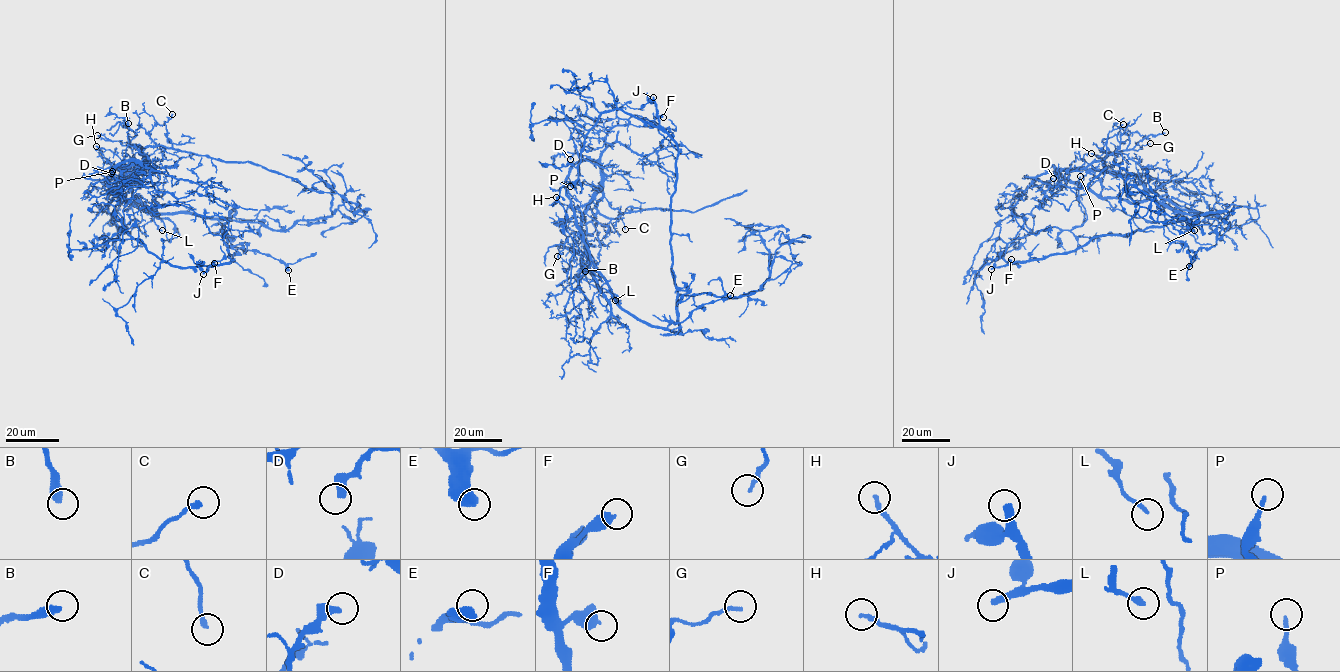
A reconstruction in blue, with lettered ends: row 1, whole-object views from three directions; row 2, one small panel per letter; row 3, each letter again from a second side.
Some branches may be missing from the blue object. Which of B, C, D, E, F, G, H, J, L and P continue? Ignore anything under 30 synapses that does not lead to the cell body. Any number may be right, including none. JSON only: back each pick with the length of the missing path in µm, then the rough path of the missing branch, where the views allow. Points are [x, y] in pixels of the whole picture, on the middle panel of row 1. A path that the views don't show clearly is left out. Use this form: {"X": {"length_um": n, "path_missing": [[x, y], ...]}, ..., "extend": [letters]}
{"B": {"length_um": 35, "path_missing": [[585, 271], [587, 291], [599, 301], [600, 312], [606, 317], [604, 327], [610, 331]]}, "D": {"length_um": 40, "path_missing": [[570, 159], [569, 167], [550, 188], [532, 179], [514, 162]]}, "J": {"length_um": 130, "path_missing": [[653, 97], [651, 84], [665, 78], [665, 124], [644, 161], [619, 159], [592, 119], [577, 125], [578, 146]]}, "P": {"length_um": 25, "path_missing": [[570, 186], [567, 188], [579, 197], [592, 202]]}, "extend": ["B", "D", "J", "P"]}

